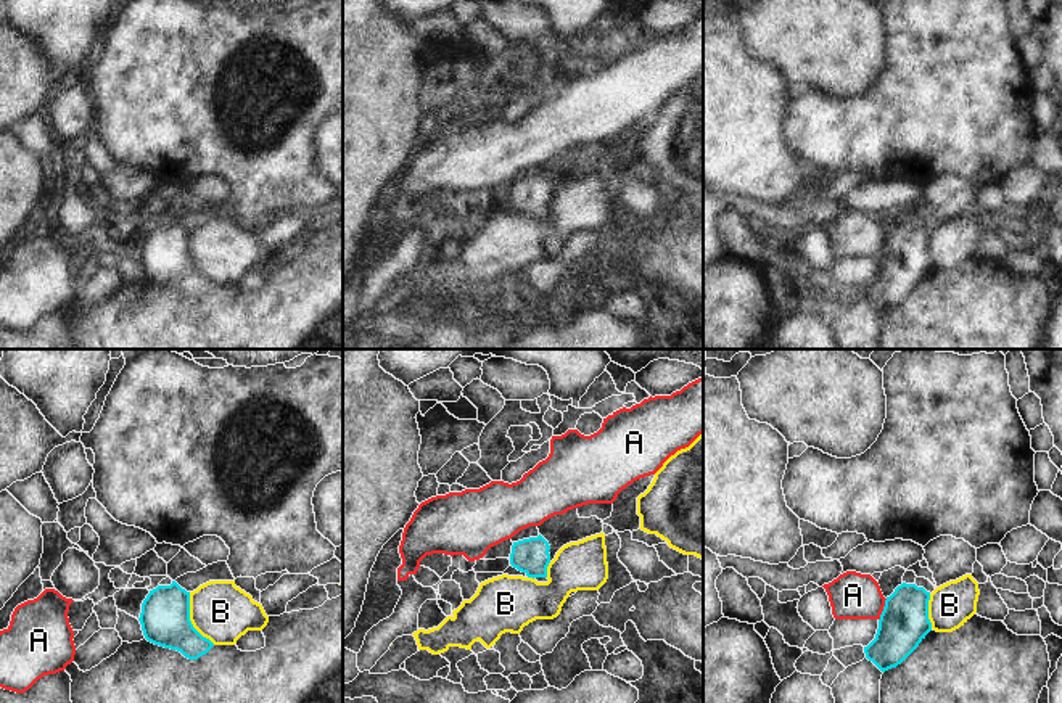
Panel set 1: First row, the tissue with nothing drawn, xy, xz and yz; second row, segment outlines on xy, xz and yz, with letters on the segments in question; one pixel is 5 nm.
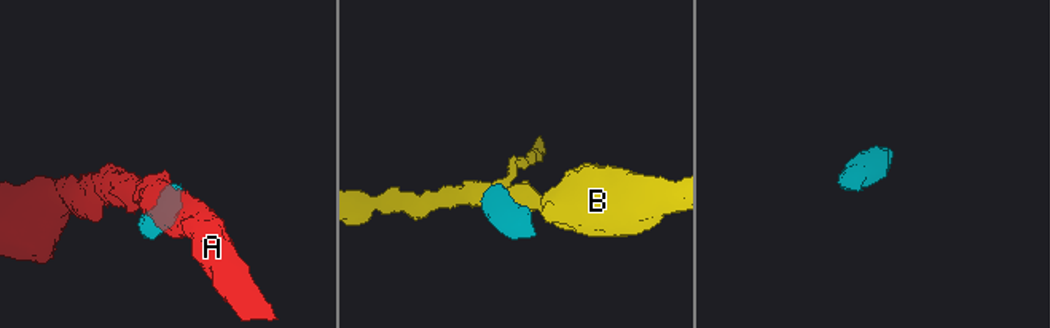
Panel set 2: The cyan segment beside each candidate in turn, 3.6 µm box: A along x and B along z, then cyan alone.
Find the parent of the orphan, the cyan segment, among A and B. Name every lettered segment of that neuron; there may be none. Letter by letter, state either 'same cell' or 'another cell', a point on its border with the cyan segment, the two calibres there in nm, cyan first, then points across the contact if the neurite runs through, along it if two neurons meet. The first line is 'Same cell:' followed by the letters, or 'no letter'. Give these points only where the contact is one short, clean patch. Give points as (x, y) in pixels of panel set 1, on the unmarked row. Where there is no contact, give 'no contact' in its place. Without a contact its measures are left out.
Same cell: no letter
A: another cell | yz (884, 250) | 240/240 nm | along yz (887, 238), (879, 259)
B: another cell | xy (189, 259) | 240/300 nm

